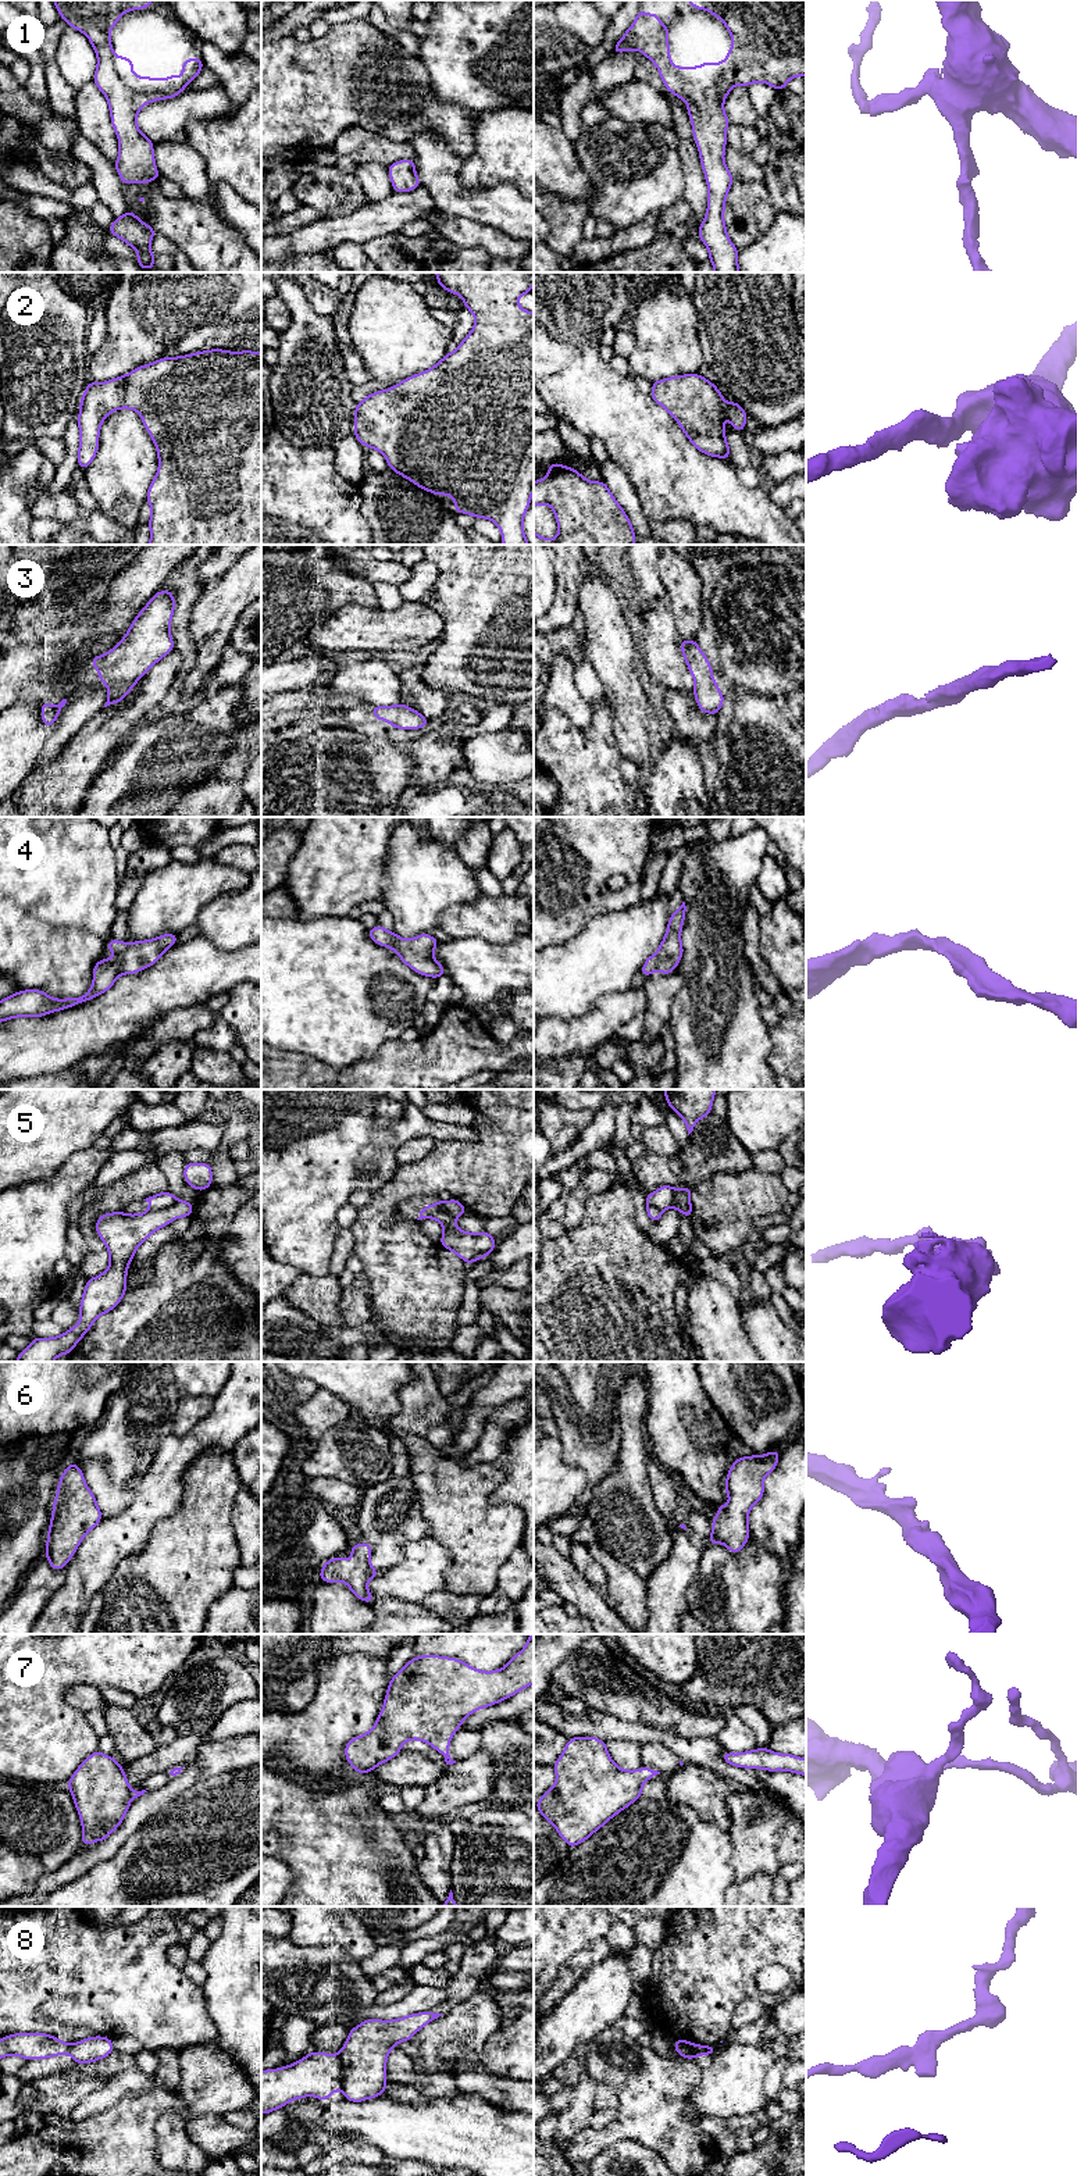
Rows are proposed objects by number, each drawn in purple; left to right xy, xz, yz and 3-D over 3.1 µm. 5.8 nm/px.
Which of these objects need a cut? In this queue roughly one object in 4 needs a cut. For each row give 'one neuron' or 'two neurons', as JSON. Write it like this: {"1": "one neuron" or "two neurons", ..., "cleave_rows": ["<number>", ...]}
{"1": "one neuron", "2": "one neuron", "3": "one neuron", "4": "one neuron", "5": "two neurons", "6": "one neuron", "7": "one neuron", "8": "two neurons", "cleave_rows": ["5", "8"]}

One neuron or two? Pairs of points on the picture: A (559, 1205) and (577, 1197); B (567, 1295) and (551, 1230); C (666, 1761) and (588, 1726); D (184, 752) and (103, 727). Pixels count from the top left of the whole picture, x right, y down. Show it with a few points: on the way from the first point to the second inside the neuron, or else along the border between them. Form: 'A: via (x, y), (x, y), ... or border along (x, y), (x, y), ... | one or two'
A: border along (571, 1190), (564, 1213), (566, 1230) | two
B: border along (567, 1230), (562, 1235), (548, 1240) | two
C: border along (641, 1743), (660, 1741), (674, 1752) | two
D: border along (141, 721), (131, 732) | two

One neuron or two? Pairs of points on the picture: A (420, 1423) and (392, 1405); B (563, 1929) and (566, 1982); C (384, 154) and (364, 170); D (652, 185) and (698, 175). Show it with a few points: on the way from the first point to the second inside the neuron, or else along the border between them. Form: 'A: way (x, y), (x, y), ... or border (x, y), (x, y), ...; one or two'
A: border (412, 1380), (399, 1390), (400, 1412), (389, 1420); two
B: border (589, 1941), (563, 1965), (548, 1989); two
C: border (357, 163), (380, 161), (387, 167); two
D: border (678, 146), (683, 168), (683, 196); two

